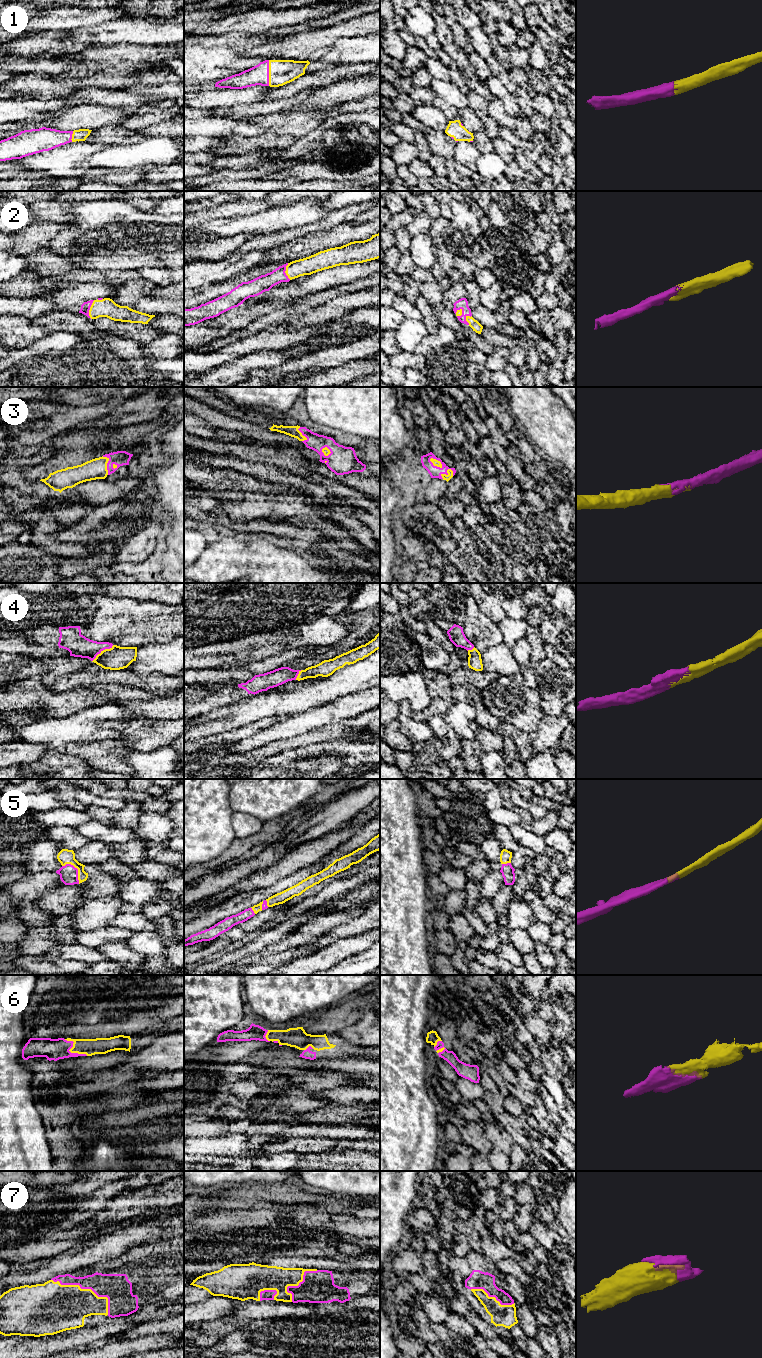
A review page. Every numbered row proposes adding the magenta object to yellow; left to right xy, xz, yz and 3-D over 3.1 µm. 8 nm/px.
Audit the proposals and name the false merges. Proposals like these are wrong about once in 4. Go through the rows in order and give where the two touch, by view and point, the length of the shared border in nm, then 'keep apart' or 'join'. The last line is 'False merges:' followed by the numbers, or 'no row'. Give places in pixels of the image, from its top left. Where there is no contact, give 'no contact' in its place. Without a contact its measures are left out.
1: meets yellow in xz at (269, 73); contact 200 nm long; join
2: meets yellow in xy at (90, 309); contact 160 nm long; join
3: meets yellow in yz at (435, 465); contact 130 nm long; join
4: meets yellow in xy at (103, 650); contact 220 nm long; join
5: meets yellow in xy at (77, 868); contact 200 nm long; join
6: meets yellow in xy at (70, 1051); contact 240 nm long; join
7: meets yellow in xy at (87, 1289); contact 550 nm long; join
False merges: no row

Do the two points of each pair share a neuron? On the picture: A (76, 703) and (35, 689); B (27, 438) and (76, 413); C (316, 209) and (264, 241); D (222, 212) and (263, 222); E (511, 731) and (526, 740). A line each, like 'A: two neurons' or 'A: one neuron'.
A: one neuron
B: one neuron
C: two neurons
D: two neurons
E: one neuron

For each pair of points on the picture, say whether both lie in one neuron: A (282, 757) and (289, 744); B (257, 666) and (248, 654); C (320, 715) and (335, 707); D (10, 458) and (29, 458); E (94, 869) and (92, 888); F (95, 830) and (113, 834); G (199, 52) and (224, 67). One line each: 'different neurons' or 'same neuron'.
A: different neurons
B: different neurons
C: same neuron
D: same neuron
E: same neuron
F: same neuron
G: same neuron

